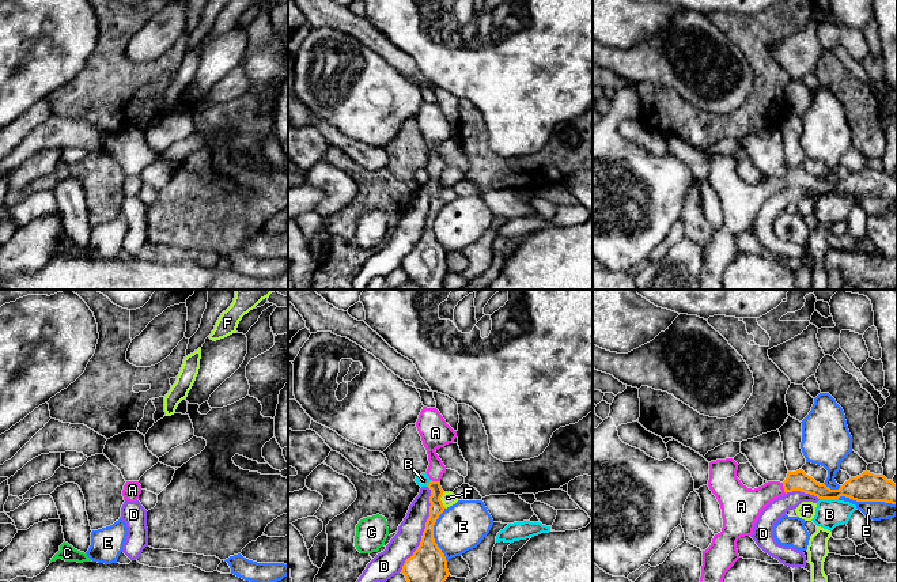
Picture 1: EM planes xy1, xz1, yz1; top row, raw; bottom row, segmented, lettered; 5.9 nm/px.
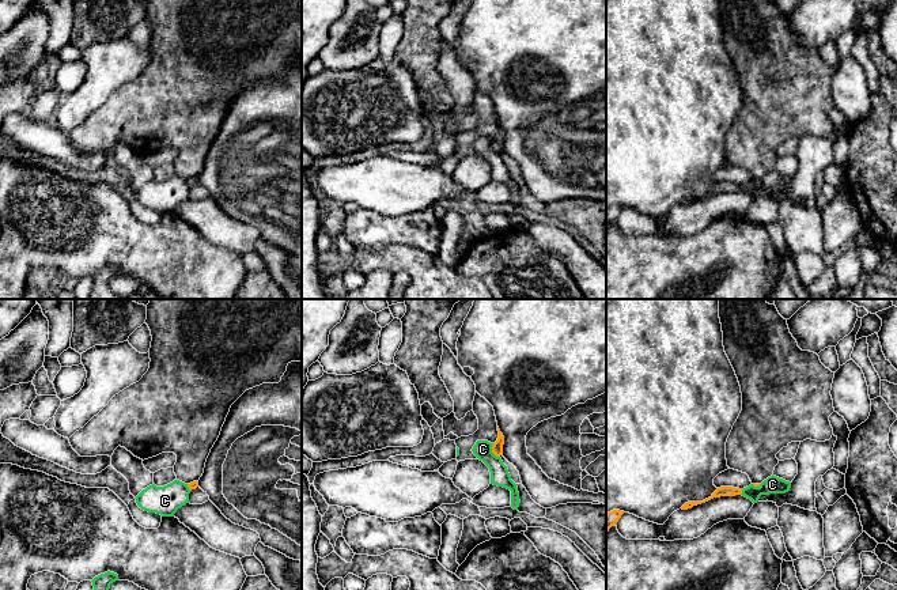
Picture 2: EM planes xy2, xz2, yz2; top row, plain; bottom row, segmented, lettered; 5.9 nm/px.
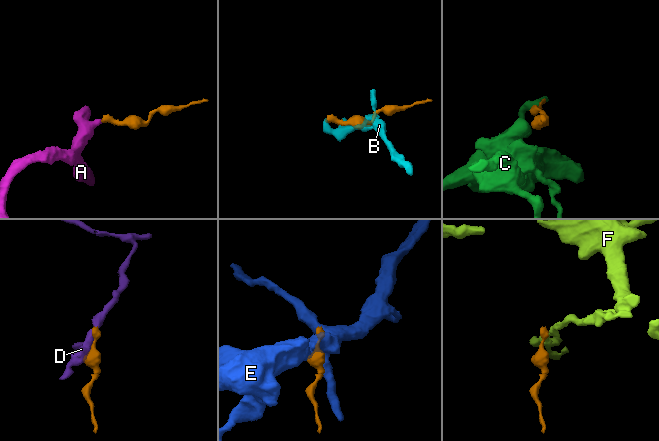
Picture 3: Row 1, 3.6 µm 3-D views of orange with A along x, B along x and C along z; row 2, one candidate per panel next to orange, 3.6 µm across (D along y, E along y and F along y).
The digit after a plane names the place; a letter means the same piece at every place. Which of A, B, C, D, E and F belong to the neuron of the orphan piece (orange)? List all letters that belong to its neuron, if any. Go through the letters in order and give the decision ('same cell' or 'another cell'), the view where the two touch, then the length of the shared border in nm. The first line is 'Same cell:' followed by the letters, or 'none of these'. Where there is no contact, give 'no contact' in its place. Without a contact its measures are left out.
Same cell: A
A: same cell; meets orange in yz1; contact 70 nm long
B: another cell; meets orange in yz1; contact 110 nm long
C: another cell; meets orange in xz2; contact 100 nm long
D: another cell; meets orange in xz1; contact 300 nm long
E: another cell; meets orange in yz1; contact 360 nm long
F: another cell; meets orange in xz1; contact 110 nm long

